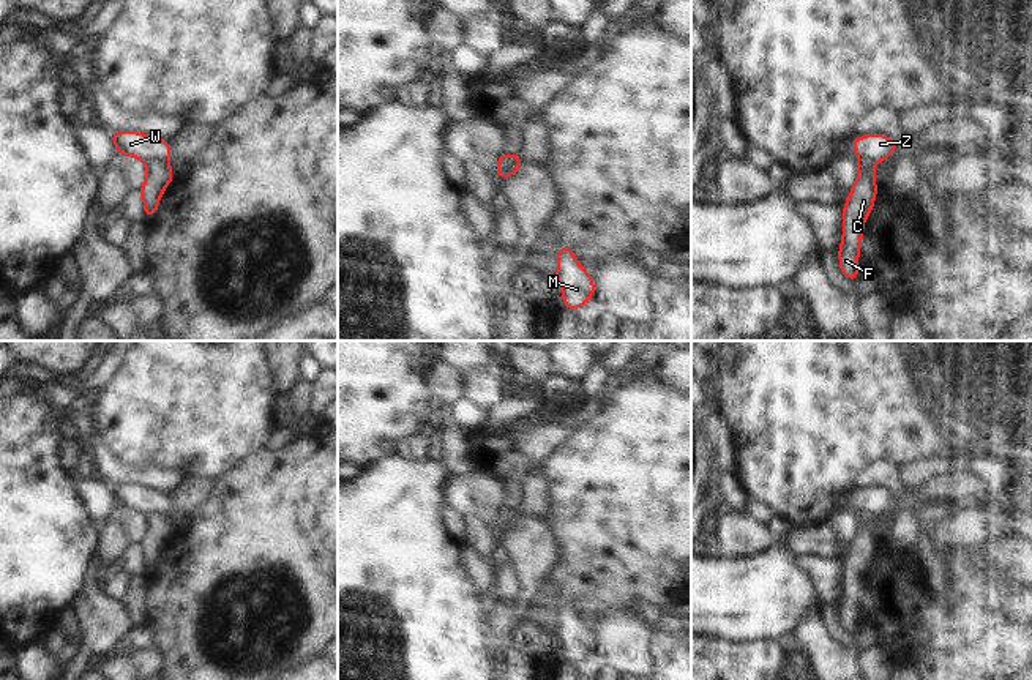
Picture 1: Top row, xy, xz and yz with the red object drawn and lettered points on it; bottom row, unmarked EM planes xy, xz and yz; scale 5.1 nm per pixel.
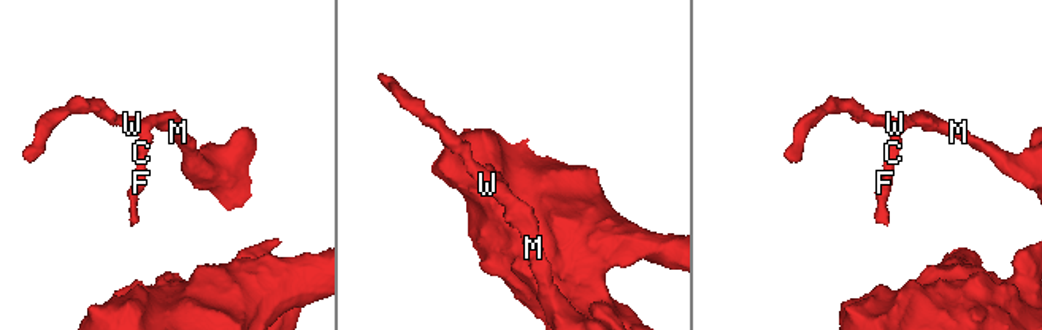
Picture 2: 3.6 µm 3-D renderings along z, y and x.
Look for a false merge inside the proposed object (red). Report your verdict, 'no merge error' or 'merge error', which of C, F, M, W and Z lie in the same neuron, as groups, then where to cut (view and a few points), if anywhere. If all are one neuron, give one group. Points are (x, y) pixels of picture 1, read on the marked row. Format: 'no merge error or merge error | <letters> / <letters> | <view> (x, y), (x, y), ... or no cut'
merge error | C F / M W Z | xy (168, 158), (144, 161)

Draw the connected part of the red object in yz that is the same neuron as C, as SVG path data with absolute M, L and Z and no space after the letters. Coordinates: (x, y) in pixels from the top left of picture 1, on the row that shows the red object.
M858 158L858 175L849 191L849 199L843 207L843 241L838 249L839 270L851 279L858 279L858 252L863 237L865 219L871 215L877 185L874 180L874 166L871 159Z

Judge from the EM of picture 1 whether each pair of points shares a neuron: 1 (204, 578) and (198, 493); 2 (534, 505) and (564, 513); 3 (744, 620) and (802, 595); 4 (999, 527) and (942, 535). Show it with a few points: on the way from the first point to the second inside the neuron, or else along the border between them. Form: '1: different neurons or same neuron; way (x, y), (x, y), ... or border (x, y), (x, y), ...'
1: different neurons; border (213, 481), (209, 496), (188, 518)
2: different neurons; border (542, 474), (548, 497), (545, 521)
3: same neuron; way (758, 606), (769, 595), (788, 595)
4: same neuron; way (985, 527), (957, 530)

